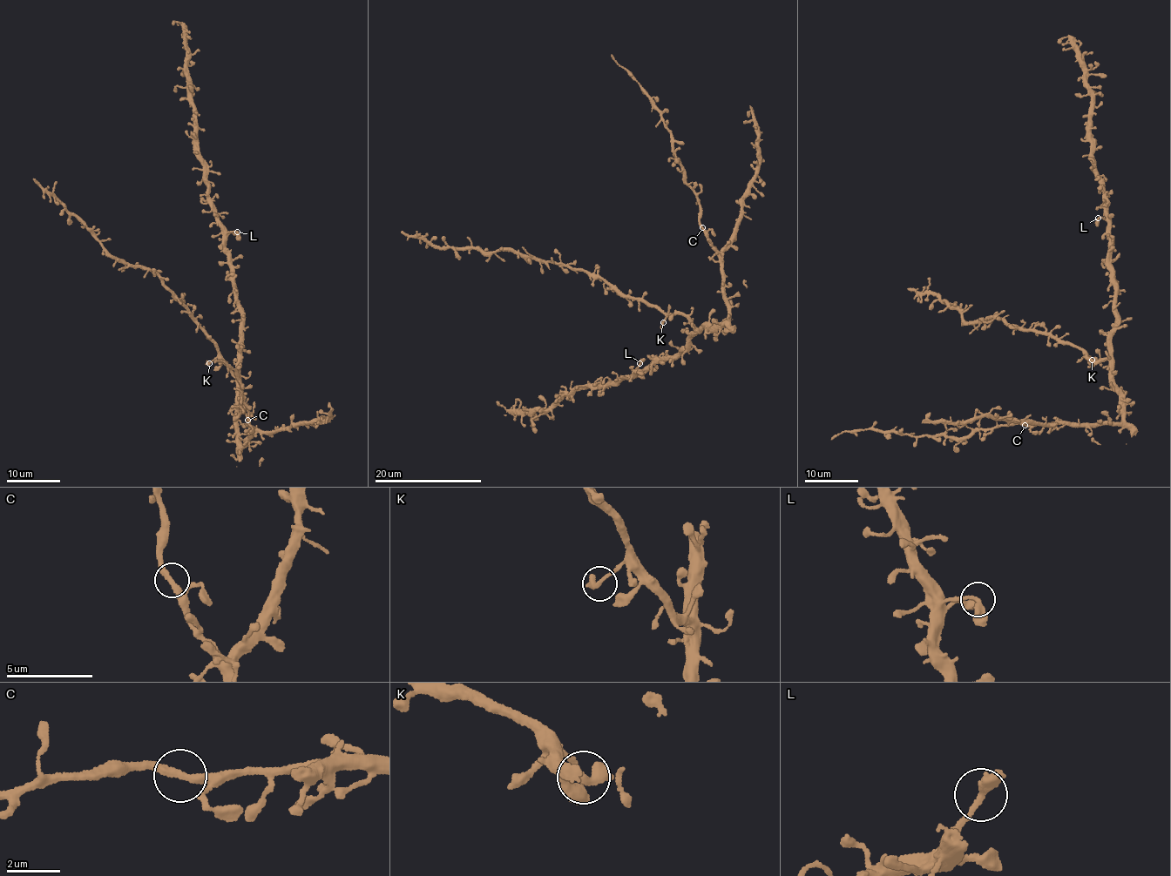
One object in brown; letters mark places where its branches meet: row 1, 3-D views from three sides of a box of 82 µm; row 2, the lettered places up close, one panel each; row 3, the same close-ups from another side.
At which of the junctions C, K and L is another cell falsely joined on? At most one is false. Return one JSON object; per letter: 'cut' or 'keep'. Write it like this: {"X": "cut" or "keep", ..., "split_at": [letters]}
{"C": "keep", "K": "keep", "L": "keep", "split_at": []}

